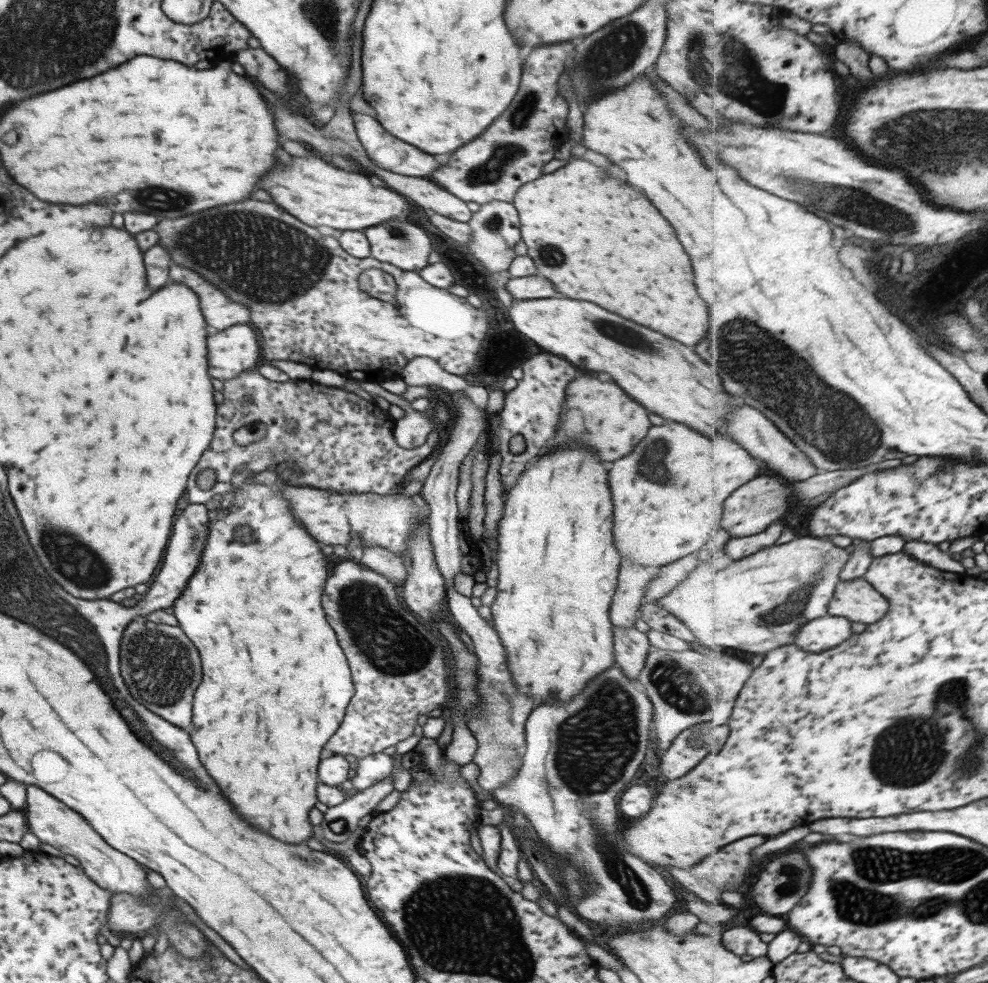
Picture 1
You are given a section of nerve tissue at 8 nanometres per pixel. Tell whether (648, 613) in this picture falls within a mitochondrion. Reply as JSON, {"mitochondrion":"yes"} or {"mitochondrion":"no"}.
{"mitochondrion":"no"}

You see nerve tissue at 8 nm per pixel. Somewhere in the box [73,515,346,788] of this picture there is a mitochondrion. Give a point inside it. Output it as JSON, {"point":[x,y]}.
{"point":[159,667]}

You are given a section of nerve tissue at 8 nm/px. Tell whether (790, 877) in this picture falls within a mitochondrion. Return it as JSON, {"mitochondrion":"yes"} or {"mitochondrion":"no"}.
{"mitochondrion":"yes"}

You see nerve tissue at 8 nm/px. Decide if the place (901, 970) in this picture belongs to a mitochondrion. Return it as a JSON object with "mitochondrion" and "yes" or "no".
{"mitochondrion":"no"}

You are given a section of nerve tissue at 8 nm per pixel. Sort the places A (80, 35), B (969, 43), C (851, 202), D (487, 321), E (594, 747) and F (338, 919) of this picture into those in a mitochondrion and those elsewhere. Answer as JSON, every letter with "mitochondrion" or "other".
{"A":"mitochondrion","B":"other","C":"mitochondrion","D":"other","E":"mitochondrion","F":"other"}

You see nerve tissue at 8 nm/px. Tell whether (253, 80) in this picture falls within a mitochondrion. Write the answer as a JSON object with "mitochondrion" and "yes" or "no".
{"mitochondrion":"no"}

